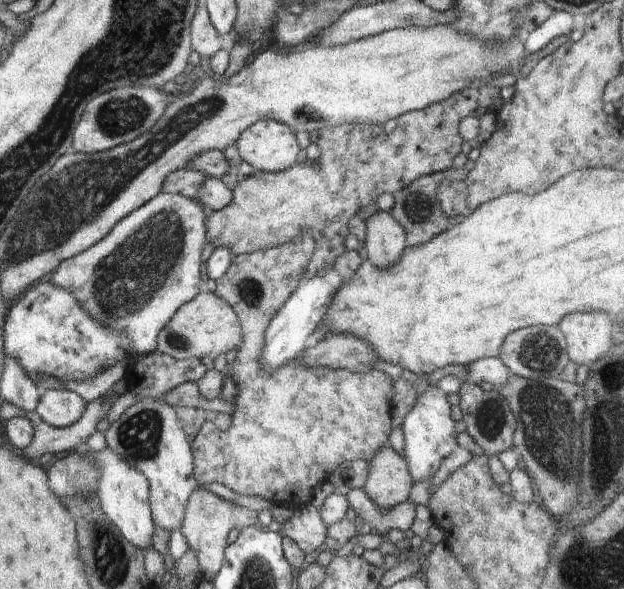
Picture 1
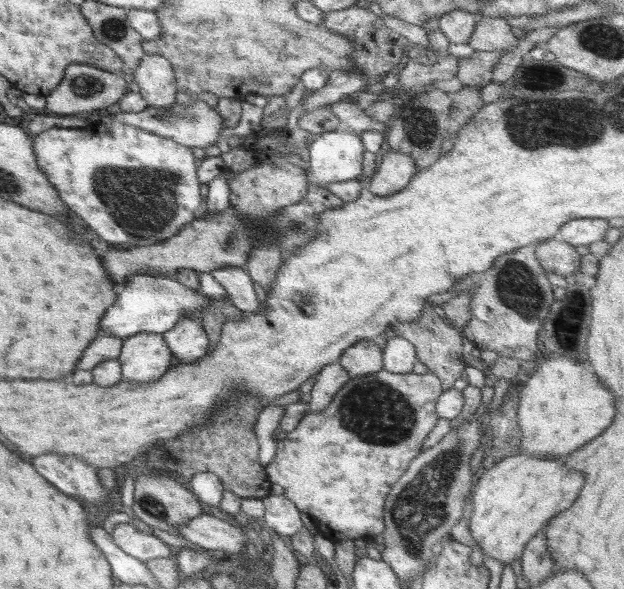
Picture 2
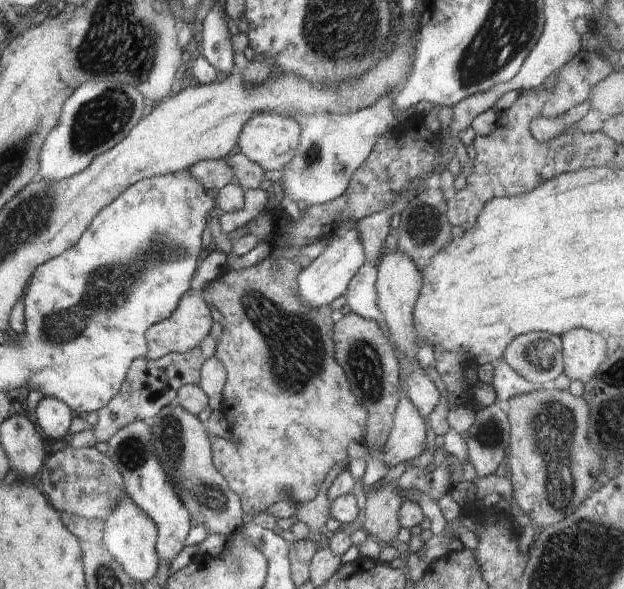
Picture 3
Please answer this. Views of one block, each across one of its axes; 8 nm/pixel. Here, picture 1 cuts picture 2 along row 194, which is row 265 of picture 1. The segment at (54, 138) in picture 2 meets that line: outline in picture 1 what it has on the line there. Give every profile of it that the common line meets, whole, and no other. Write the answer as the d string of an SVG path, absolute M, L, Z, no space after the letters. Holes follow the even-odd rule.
M160 191L152 200L149 200L140 208L133 210L128 216L119 220L102 240L99 240L96 244L93 244L89 249L82 251L80 254L66 259L64 263L59 265L54 276L48 279L51 283L72 291L79 300L79 303L83 306L83 309L86 309L90 313L90 316L96 317L103 325L106 325L109 329L126 333L131 338L131 343L133 344L131 356L149 354L155 350L158 333L170 322L170 319L176 314L178 308L194 300L196 295L203 289L200 268L202 268L202 247L208 241L207 217L208 211L198 199L191 199L178 193L163 193Z

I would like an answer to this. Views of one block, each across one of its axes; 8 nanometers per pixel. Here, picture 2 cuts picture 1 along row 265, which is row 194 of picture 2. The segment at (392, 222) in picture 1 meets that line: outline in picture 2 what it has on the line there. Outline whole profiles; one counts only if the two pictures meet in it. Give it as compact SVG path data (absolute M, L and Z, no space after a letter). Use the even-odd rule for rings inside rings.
M390 148L366 188L376 196L390 196L402 190L416 174L414 160L398 150Z

